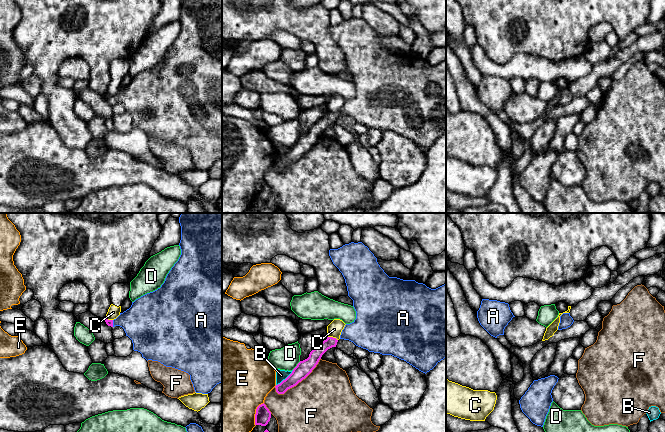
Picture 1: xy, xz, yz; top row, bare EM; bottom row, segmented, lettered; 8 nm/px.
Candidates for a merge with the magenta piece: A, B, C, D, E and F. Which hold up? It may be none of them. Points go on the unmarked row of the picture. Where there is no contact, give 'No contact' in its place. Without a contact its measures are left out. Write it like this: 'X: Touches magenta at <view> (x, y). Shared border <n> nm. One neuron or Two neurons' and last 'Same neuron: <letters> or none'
A: Touches magenta at xy (112, 99). Shared border 60 nm. One neuron
B: Touches magenta at xz (285, 155). Shared border 190 nm. Two neurons
C: Touches magenta at xz (332, 113). Shared border 90 nm. Two neurons
D: Touches magenta at xz (297, 141). Shared border 100 nm. Two neurons
E: Touches magenta at xz (256, 189). Shared border 200 nm. Two neurons
F: Touches magenta at xz (299, 157). Shared border 460 nm. Two neurons
Same neuron: A

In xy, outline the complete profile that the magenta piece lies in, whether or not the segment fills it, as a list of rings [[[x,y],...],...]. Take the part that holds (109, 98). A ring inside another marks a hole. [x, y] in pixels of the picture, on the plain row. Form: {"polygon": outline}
{"polygon": [[[180,0],[181,16],[179,19],[181,31],[167,50],[164,59],[157,66],[147,69],[132,78],[129,85],[120,89],[114,96],[104,95],[111,103],[120,102],[133,119],[133,126],[142,130],[147,137],[158,137],[166,143],[184,147],[190,151],[196,169],[208,170],[219,159],[222,159],[222,0]]]}

